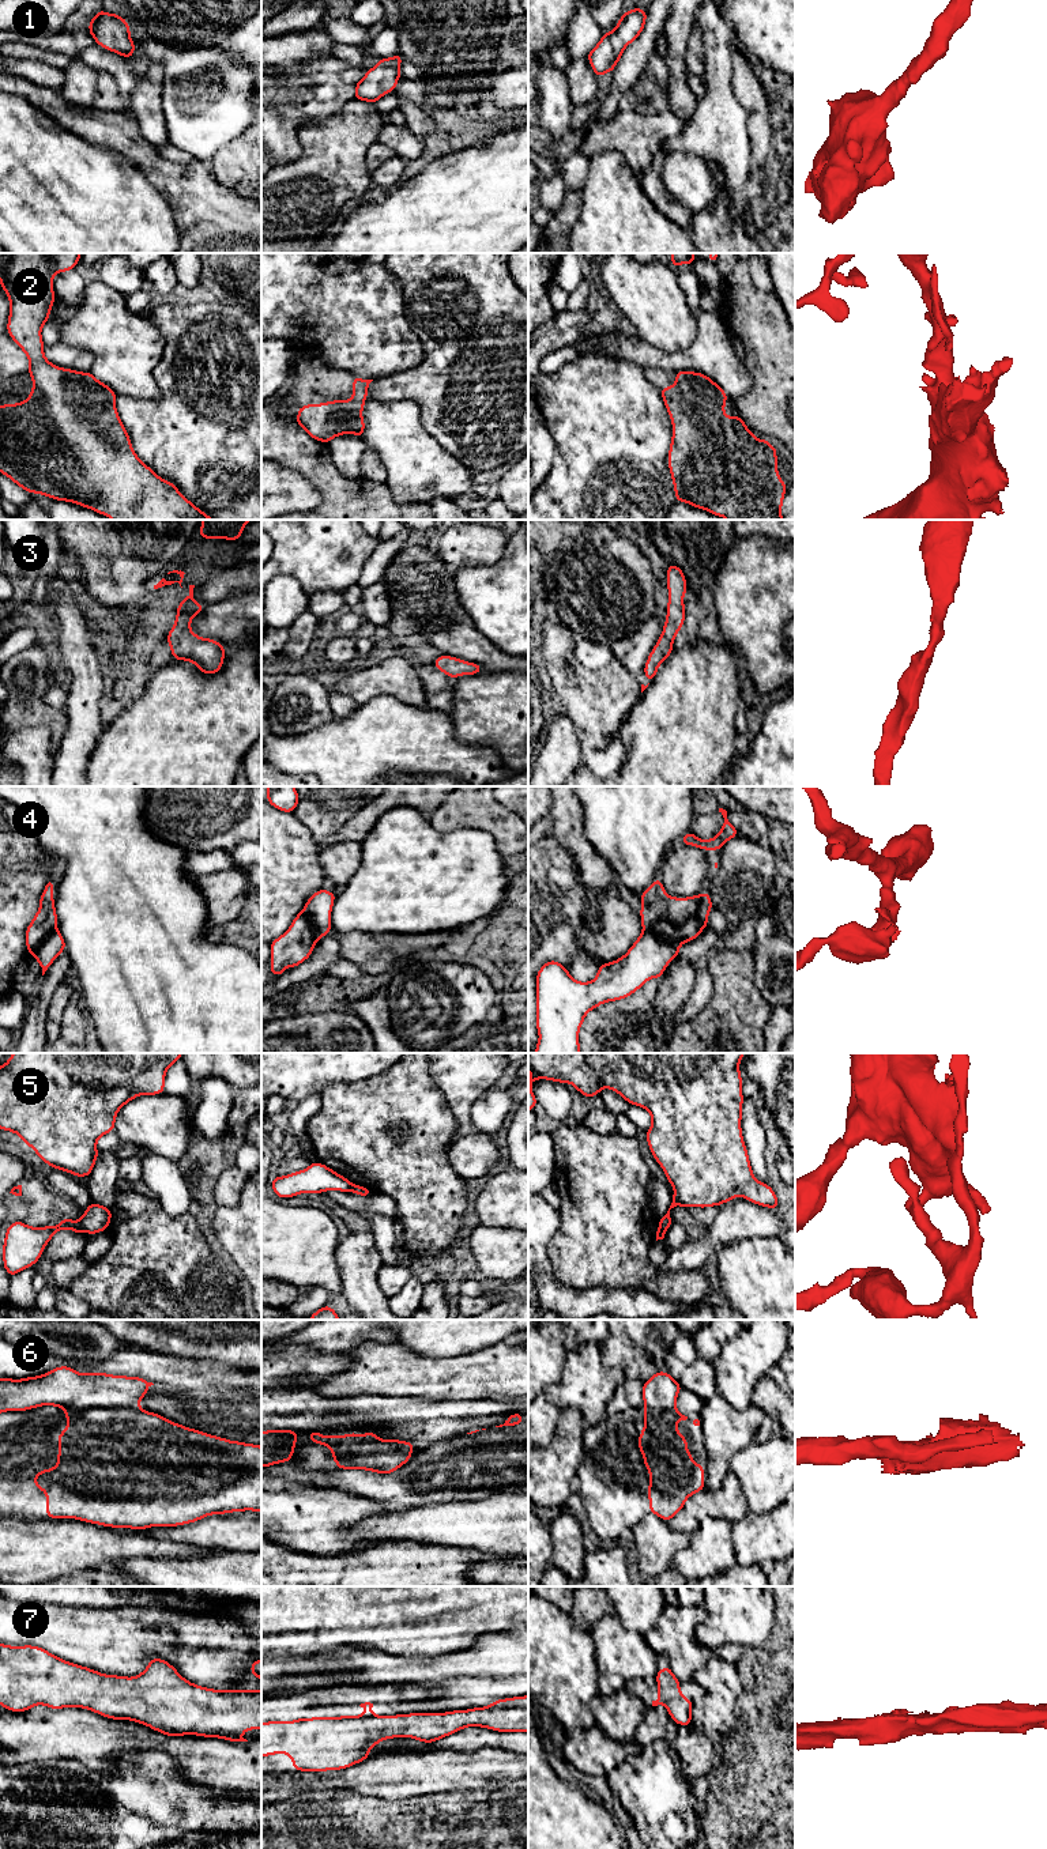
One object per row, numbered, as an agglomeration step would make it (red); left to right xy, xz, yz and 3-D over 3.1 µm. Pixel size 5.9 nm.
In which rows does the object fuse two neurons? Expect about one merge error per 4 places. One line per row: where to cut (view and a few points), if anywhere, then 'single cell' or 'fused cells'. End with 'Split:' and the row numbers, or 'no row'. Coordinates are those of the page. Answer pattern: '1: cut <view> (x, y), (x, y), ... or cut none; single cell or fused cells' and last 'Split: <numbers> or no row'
1: cut none; single cell
2: cut none; single cell
3: cut none; single cell
4: cut yz (644, 929), (678, 946); fused cells
5: cut xy (78, 1222), (83, 1229); fused cells
6: cut xy (138, 1406), (91, 1406), (66, 1410); fused cells
7: cut none; single cell
Split: 4, 5, 6

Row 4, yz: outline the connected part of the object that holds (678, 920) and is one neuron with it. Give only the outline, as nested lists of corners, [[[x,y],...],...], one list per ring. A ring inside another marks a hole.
[[[658,878],[644,890],[640,902],[643,929],[678,946],[700,936],[713,907],[707,891],[688,898],[667,897]]]

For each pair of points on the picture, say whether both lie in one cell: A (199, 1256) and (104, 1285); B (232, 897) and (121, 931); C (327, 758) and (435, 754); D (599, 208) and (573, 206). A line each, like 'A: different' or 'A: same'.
A: same
B: different
C: same
D: different

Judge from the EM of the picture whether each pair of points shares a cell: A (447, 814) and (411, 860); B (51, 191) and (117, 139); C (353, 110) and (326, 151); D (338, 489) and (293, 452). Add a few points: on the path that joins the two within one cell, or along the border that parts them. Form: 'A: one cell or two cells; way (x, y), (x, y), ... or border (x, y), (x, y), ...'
A: two cells; border (428, 817), (439, 830), (452, 831), (467, 826)
B: two cells; border (76, 135), (117, 151), (134, 163)
C: one cell; way (353, 120), (353, 124), (335, 142)
D: one cell; way (327, 478), (304, 455)

